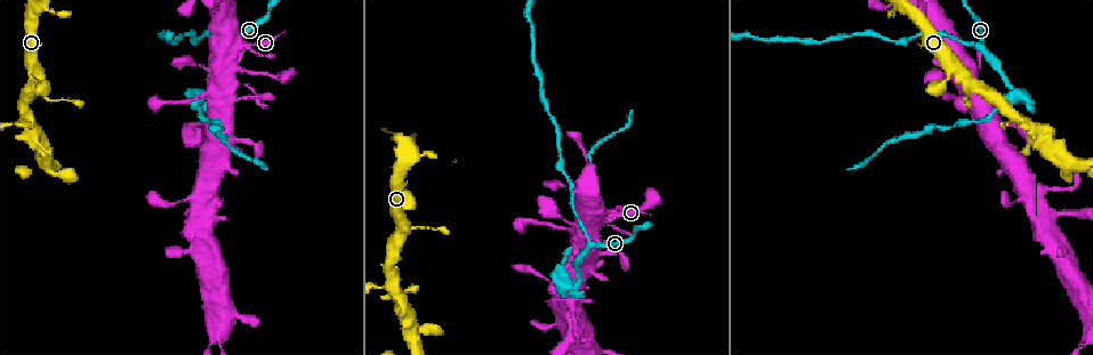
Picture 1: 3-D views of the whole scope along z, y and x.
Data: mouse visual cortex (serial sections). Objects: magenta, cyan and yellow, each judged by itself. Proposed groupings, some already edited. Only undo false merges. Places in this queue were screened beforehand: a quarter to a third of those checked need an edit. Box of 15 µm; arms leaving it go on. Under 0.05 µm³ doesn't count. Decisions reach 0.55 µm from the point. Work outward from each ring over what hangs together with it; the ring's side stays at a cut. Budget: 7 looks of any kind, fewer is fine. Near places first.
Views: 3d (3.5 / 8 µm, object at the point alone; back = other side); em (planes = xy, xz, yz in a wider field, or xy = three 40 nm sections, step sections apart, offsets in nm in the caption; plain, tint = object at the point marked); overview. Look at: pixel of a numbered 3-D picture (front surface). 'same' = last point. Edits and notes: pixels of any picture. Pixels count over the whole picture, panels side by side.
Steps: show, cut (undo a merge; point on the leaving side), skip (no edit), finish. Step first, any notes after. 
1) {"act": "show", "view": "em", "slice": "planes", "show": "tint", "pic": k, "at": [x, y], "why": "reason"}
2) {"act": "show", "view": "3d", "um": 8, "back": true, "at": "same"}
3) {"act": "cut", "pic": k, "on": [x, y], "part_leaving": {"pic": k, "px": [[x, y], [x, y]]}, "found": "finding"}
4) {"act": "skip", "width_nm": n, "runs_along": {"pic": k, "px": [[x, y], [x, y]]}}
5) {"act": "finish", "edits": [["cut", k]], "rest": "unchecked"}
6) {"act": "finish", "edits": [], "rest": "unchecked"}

{"act": "show", "view": "3d", "um": 8, "back": true, "pic": 1, "at": [593, 246], "why": "branch point"}

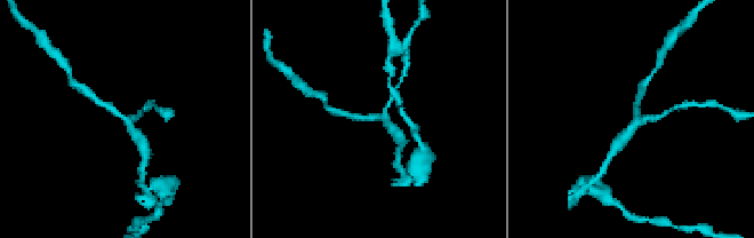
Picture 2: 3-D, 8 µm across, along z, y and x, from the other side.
{"act": "show", "view": "em", "slice": "xy", "step": 1, "show": "tint", "pic": 2, "at": [384, 116], "arms": 3, "arm_widths_nm": [200, 200, 300]}

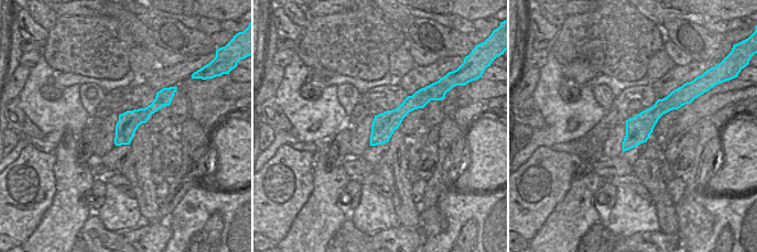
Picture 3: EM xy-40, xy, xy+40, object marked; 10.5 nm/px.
{"act": "skip", "runs_along": {"pic": 3, "px": [[679, 103], [661, 106], [625, 147]]}, "found": "all the same cell"}

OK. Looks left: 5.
{"act": "show", "view": "3d", "um": 3.5, "pic": 1, "at": [565, 281], "why": "a fork"}

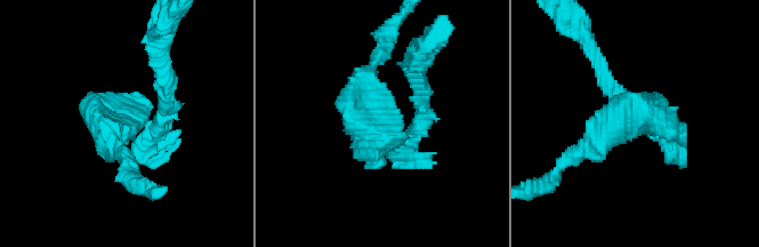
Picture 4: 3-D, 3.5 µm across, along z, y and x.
{"act": "show", "view": "em", "slice": "xy", "step": 2, "show": "tint", "pic": 4, "at": [377, 120]}

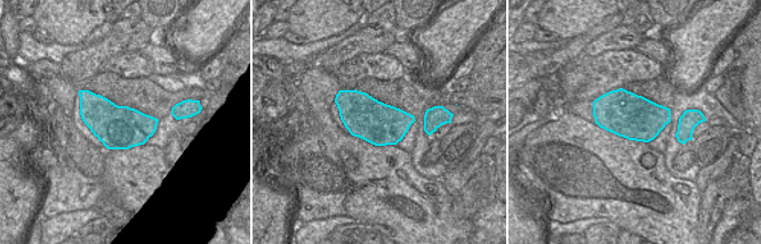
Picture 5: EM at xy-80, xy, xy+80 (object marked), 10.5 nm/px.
{"act": "cut", "pic": 4, "on": [372, 143], "part_leaving": {"pic": 4, "px": [[403, 142], [365, 95], [376, 60]]}, "found": "two cells meet here"}

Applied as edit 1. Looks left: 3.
{"act": "show", "view": "overview"}

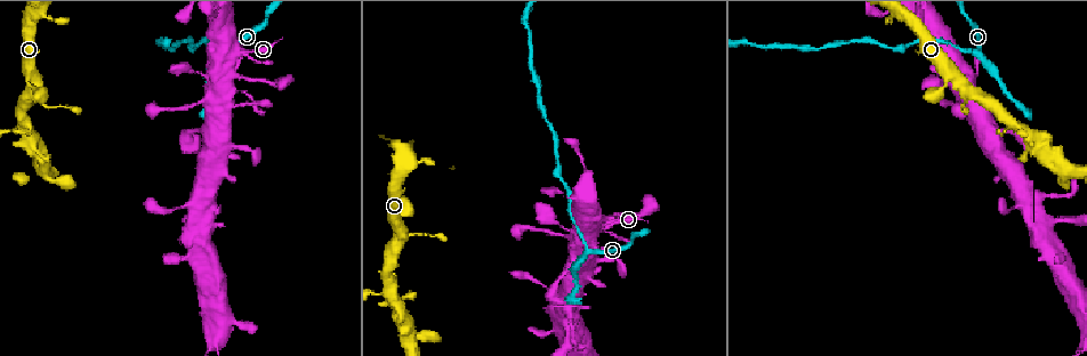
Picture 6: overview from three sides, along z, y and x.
{"act": "show", "view": "3d", "um": 8, "pic": 6, "at": [412, 335], "why": "arms part here"}

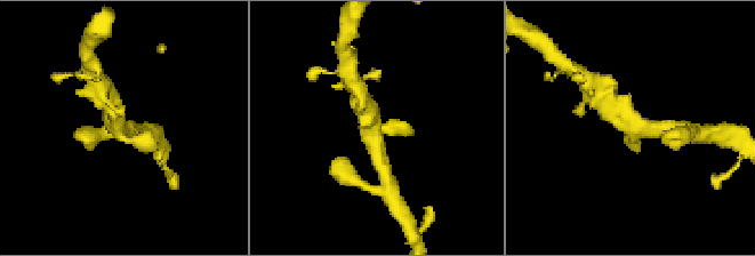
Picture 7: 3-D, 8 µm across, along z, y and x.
{"act": "show", "view": "3d", "um": 3.5, "pic": 7, "at": [375, 129]}

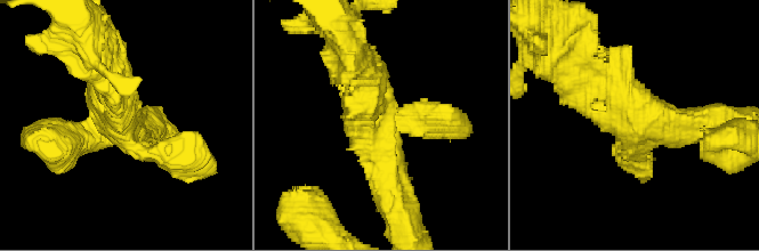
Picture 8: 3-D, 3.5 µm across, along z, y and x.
{"act": "skip", "runs_along": {"pic": 8, "px": [[584, 66], [630, 119], [701, 126]]}, "found": "all the same cell"}

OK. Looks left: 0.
{"act": "finish", "edits": [["cut", 4]], "rest": "unchecked"}

